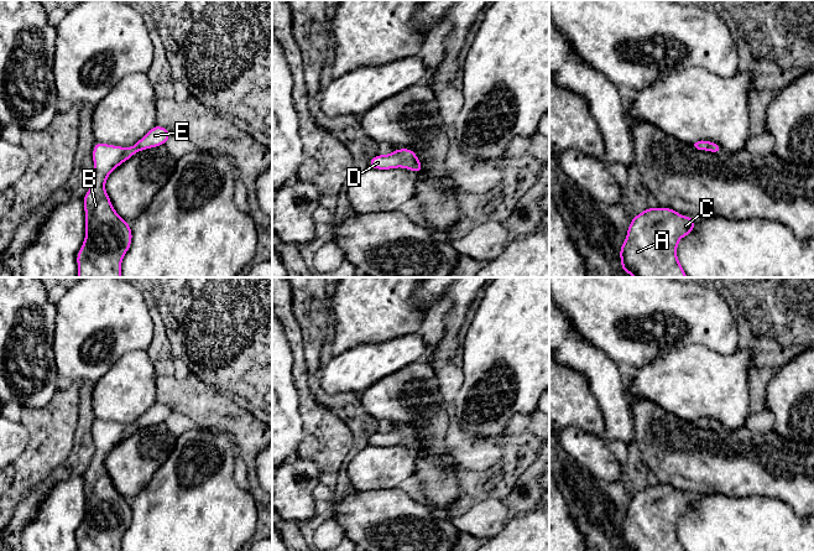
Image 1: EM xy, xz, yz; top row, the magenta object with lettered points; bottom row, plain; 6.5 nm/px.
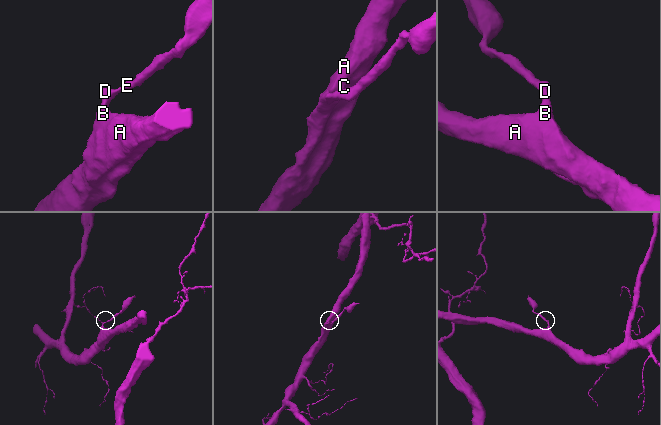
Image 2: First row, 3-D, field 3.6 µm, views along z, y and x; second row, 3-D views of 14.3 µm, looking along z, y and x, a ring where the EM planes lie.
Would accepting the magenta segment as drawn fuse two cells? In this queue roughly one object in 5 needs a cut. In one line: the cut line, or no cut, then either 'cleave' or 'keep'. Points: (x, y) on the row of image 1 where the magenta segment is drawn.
cut none; keep

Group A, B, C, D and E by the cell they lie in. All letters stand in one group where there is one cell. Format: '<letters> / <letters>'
A B C D E

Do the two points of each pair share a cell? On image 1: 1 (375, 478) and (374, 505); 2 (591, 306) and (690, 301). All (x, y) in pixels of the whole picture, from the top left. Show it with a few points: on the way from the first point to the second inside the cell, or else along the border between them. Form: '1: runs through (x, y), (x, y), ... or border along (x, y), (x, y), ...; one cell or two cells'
1: border along (396, 487), (355, 489); two cells
2: runs through (616, 306), (666, 306); one cell

